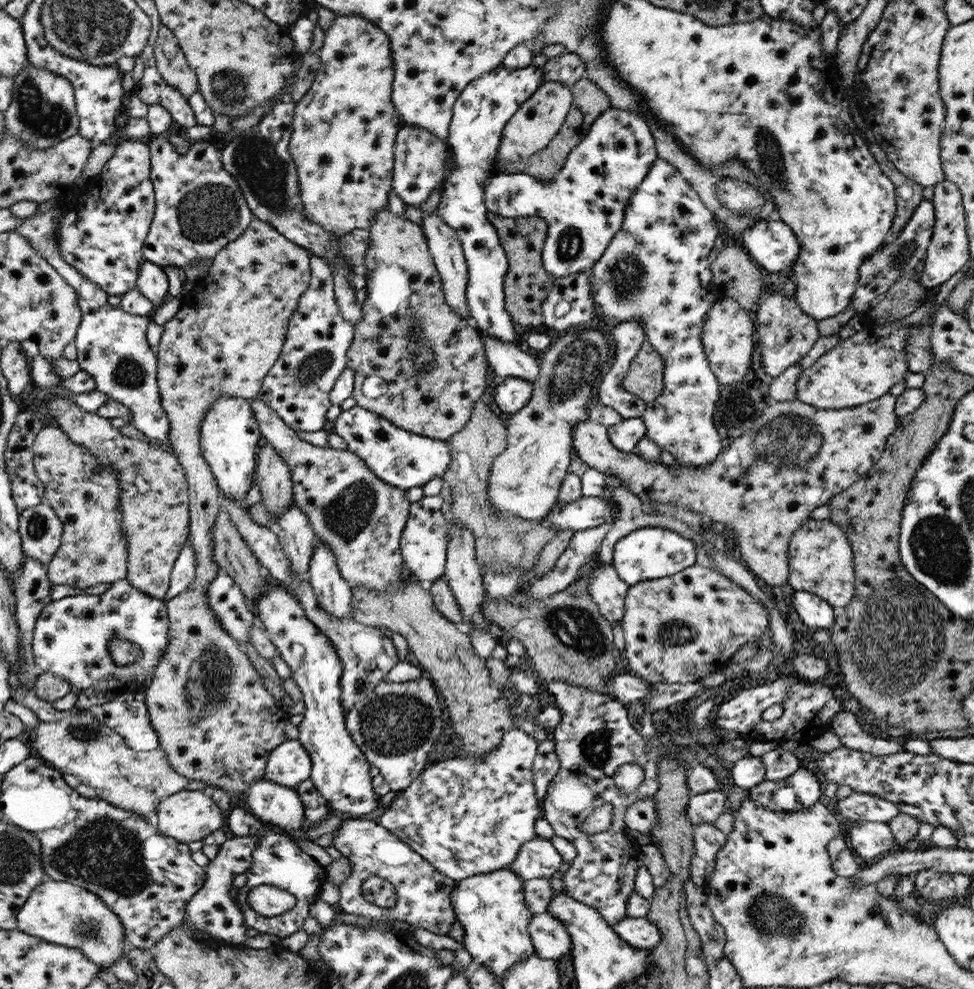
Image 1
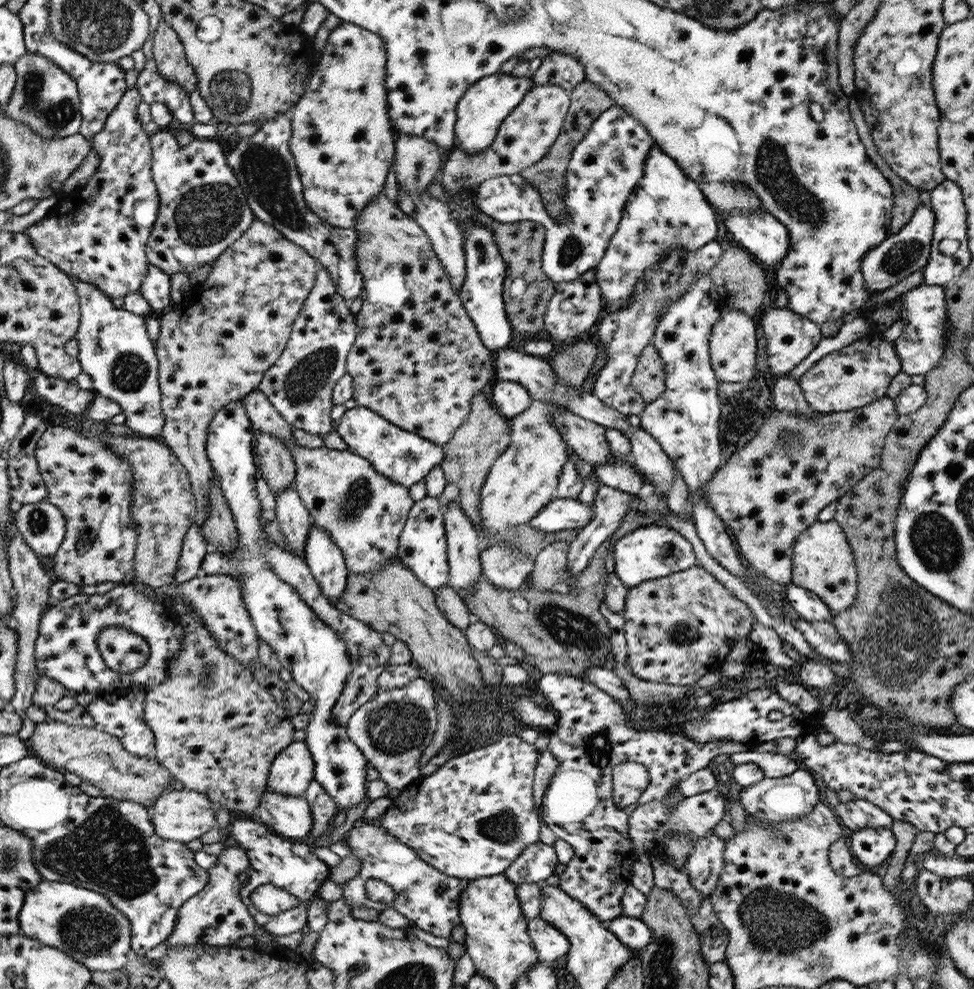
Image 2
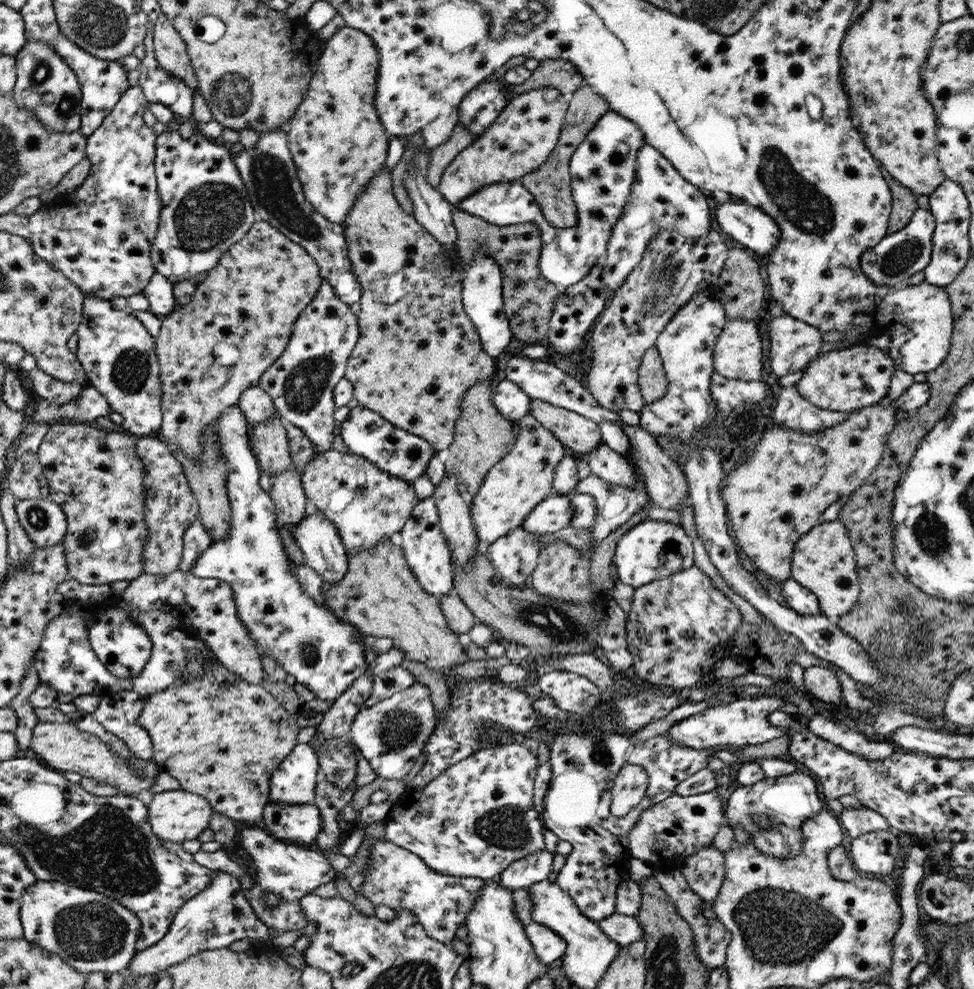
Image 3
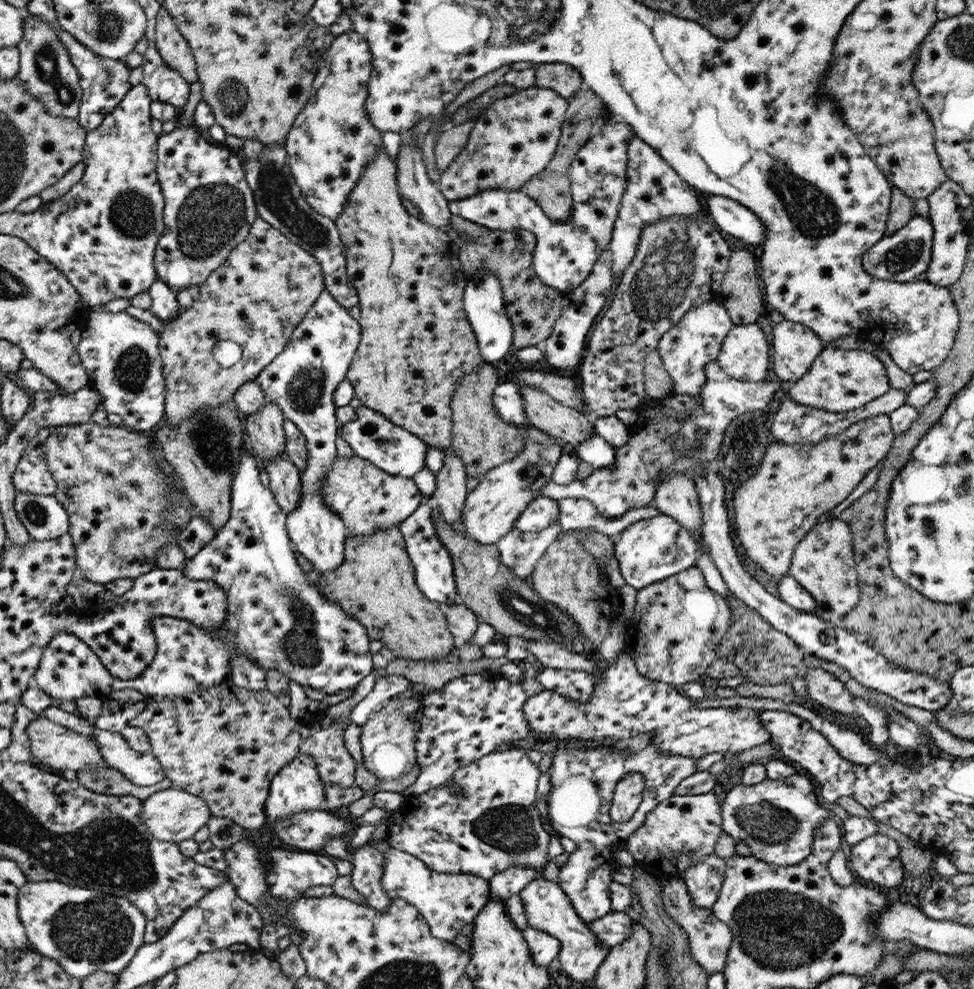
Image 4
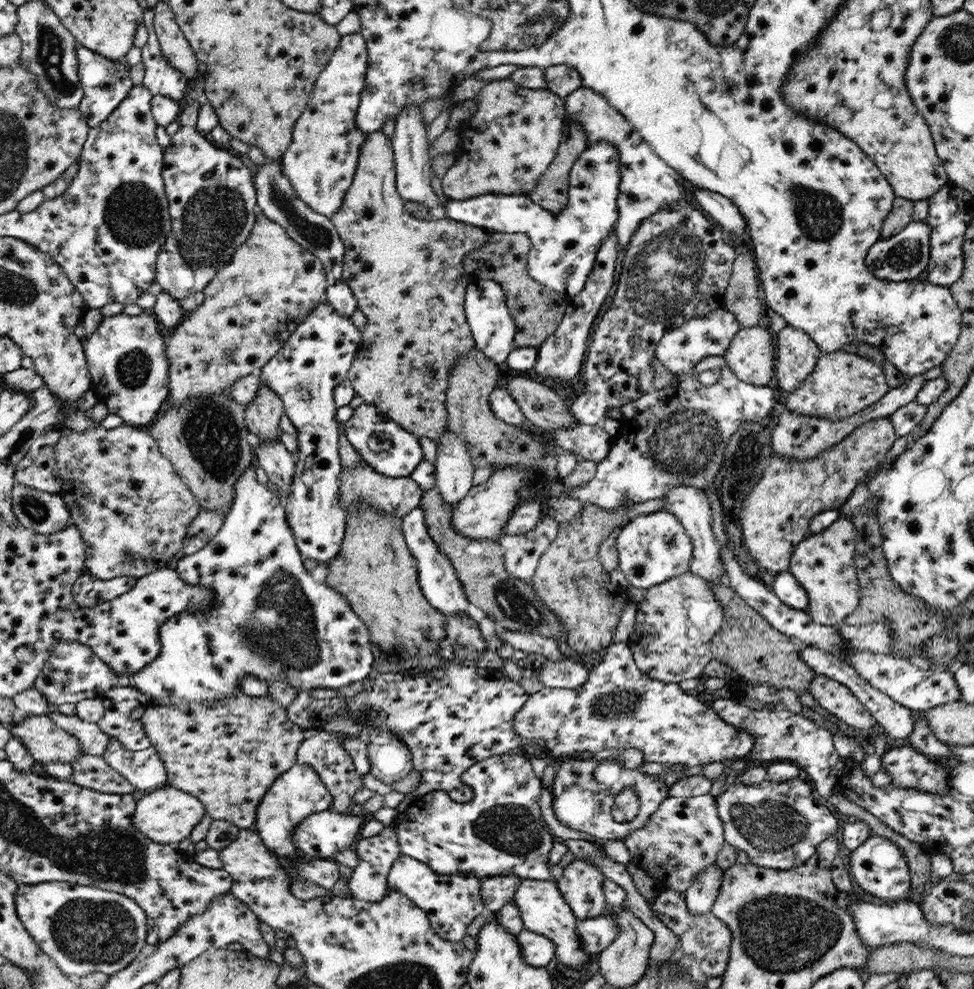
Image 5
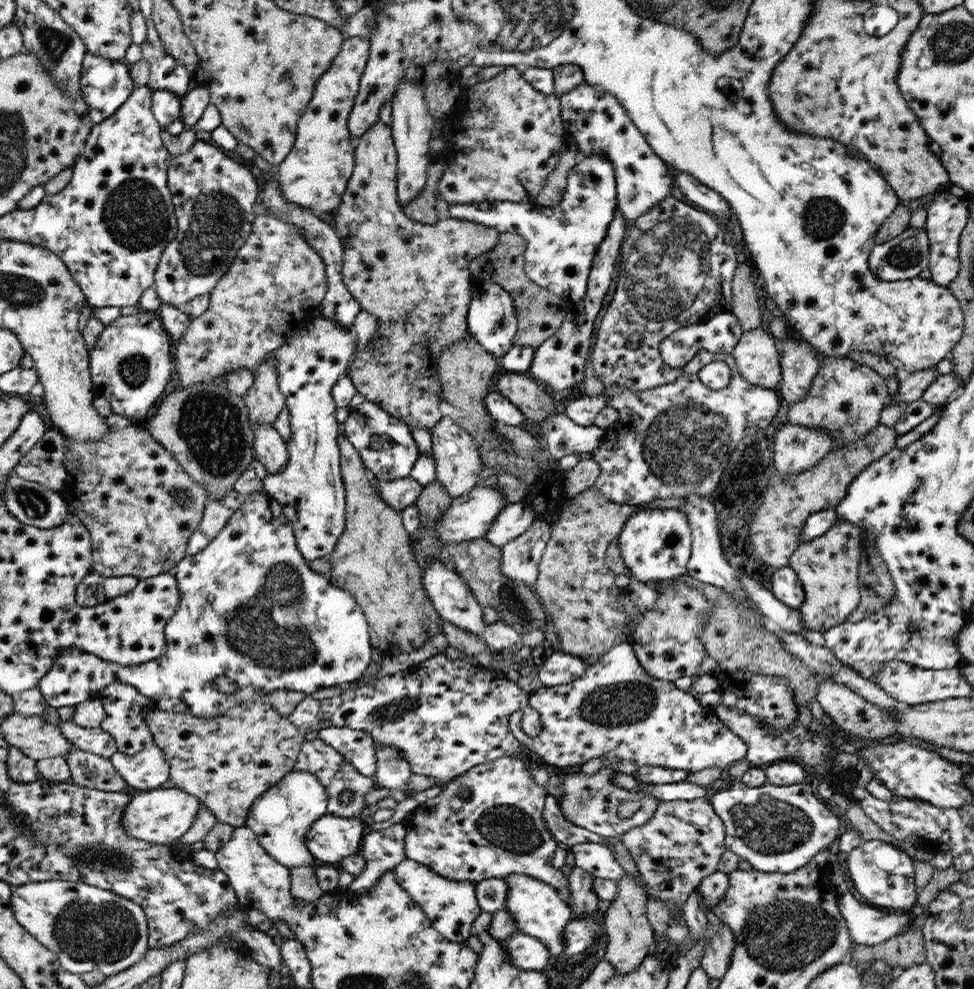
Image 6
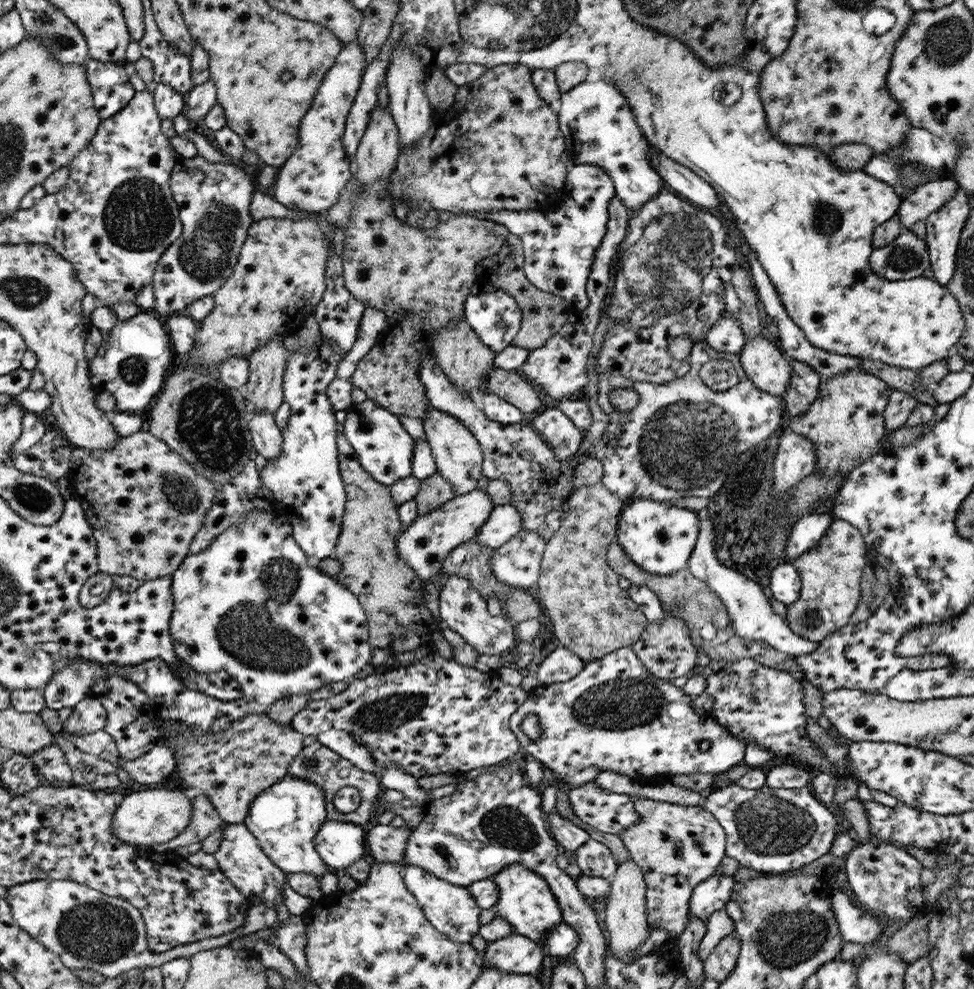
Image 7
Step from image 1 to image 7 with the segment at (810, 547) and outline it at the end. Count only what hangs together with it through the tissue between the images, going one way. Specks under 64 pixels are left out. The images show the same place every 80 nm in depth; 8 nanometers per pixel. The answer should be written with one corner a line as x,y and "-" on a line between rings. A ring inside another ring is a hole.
834,518
826,534
792,564
800,576
801,592
793,606
788,607
785,623
794,634
799,634
806,640
820,644
829,634
847,626
852,614
857,610
858,601
861,600
862,573
868,565
866,543
863,541
861,532
855,526
842,519

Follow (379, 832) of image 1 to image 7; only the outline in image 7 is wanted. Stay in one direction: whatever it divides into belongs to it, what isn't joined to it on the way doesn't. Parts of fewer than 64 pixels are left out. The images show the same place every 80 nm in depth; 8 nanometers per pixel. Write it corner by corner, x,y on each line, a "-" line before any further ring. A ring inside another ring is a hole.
403,865
403,874
405,885
417,897
417,902
425,911
425,917
442,934
453,939
454,942
468,943
480,933
481,925
478,918
483,908
478,906
468,886
456,886
418,866

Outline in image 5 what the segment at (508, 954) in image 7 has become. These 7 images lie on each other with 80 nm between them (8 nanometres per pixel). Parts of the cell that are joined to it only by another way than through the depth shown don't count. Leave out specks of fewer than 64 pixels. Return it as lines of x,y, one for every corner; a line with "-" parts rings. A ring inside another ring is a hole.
522,929
517,934
524,959
530,966
546,967
555,956
555,946
550,938

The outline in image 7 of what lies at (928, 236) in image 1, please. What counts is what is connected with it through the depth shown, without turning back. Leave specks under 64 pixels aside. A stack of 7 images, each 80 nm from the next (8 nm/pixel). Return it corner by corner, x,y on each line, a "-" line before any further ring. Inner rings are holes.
911,231
903,232
892,243
876,248
869,256
874,274
889,281
905,281
922,276
931,262
927,243

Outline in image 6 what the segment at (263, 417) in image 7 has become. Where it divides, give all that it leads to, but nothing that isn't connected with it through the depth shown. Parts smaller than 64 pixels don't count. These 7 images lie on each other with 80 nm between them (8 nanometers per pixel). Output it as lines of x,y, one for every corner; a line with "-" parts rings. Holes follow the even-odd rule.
268,423
254,428
253,449
270,474
280,472
288,462
287,443
283,436

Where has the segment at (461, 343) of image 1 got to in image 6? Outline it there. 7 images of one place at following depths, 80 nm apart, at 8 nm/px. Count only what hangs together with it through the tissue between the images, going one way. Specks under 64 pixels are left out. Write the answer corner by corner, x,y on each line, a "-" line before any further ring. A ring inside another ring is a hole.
378,120
362,138
357,141
356,149
356,168
353,170
353,177
350,178
348,188
342,197
341,204
334,213
336,221
337,234
341,236
341,242
344,244
344,281
349,287
352,295
361,303
362,309
366,312
374,313
379,318
376,334
367,347
360,353
356,353
355,360
349,366
349,373
346,374
351,380
354,388
365,396
368,401
377,403
382,409
389,411
391,415
399,418
408,426
423,428
431,432
434,425
442,420
440,413
440,403
442,402
442,384
440,381
440,358
441,352
452,343
467,339
469,334
468,310
472,293
470,291
473,280
475,279
473,271
470,268
470,262
473,258
486,254
490,249
498,245
498,239
501,238
501,232
494,230
494,227
467,221
466,219
457,219
449,217
444,220
438,220
434,224
422,224
414,222
408,218
402,209
400,199
397,197
397,148
394,146
393,130
391,126
386,126
382,120

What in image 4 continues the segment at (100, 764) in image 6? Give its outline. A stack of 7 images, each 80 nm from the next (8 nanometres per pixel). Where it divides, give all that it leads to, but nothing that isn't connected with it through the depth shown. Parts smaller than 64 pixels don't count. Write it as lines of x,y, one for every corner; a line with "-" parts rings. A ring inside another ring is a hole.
81,770
76,773
77,781
92,792
112,796
132,795
144,802
151,794
174,788
172,781
164,777
158,784
148,787
139,787
132,784
119,770
89,771

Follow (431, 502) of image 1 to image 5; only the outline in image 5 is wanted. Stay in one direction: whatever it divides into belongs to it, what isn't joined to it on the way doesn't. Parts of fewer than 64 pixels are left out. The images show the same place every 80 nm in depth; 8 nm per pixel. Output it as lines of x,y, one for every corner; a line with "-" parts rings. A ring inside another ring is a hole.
418,506
401,519
406,542
409,543
409,549
413,551
413,555
417,558
417,569
420,571
420,586
425,598
433,607
438,608
438,611
448,617
456,617
456,615
464,617
471,602
466,598
459,578
456,578
456,572
452,568
448,555
439,549
436,541
429,534
425,511

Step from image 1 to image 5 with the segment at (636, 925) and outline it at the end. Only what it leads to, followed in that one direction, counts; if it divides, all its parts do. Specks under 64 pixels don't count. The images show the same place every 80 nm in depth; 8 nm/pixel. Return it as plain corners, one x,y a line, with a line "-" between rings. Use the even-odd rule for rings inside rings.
611,911
600,917
578,920
578,933
589,954
602,952
615,939
617,932

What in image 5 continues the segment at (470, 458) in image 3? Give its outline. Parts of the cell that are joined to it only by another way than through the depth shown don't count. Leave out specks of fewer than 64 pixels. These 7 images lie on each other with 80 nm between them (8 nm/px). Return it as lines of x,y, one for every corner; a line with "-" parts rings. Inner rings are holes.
474,346
474,350
465,357
460,357
453,366
453,376
449,380
448,398
446,405
449,413
448,430
463,436
467,442
472,460
484,458
488,464
531,464
531,466
544,466
551,476
555,476
557,457
547,456
543,453
543,446
534,442
528,434
520,432
510,424
502,422
493,413
490,396
498,384
498,368
485,351

